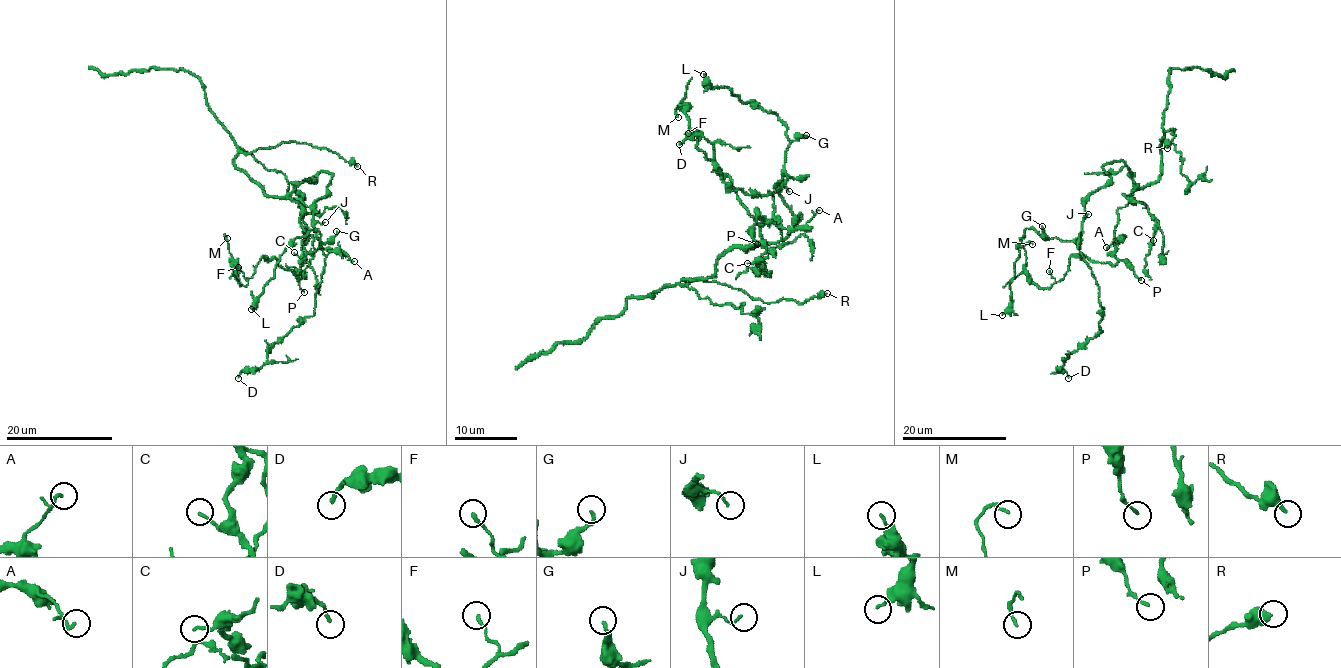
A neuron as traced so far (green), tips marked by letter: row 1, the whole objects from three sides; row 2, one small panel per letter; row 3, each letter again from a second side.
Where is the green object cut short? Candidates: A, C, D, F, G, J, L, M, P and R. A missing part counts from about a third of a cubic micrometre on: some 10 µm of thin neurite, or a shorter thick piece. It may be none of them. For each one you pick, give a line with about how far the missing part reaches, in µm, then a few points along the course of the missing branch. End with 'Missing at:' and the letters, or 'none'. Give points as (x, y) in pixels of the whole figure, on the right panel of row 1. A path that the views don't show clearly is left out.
Missing at: none

